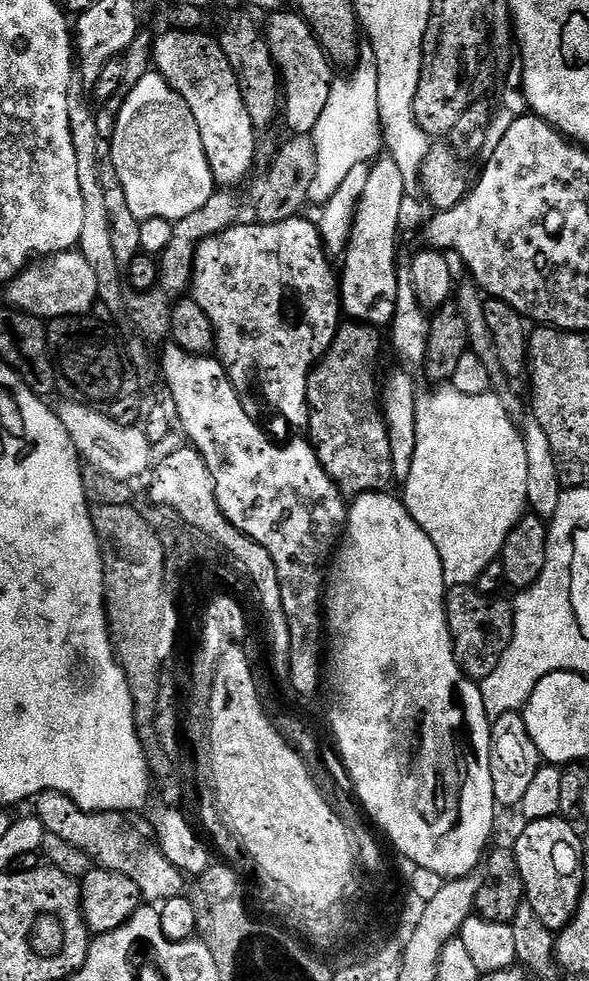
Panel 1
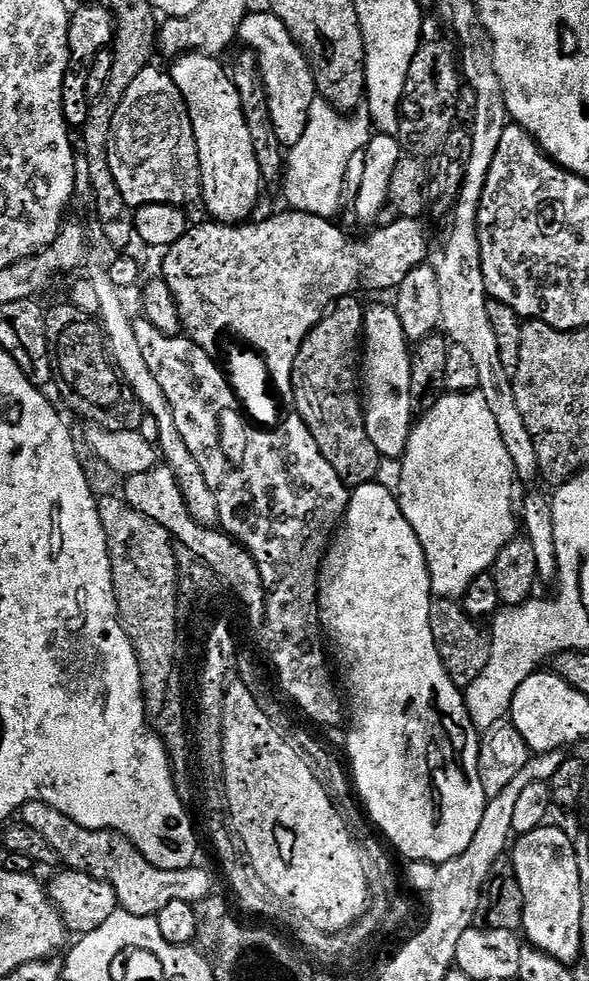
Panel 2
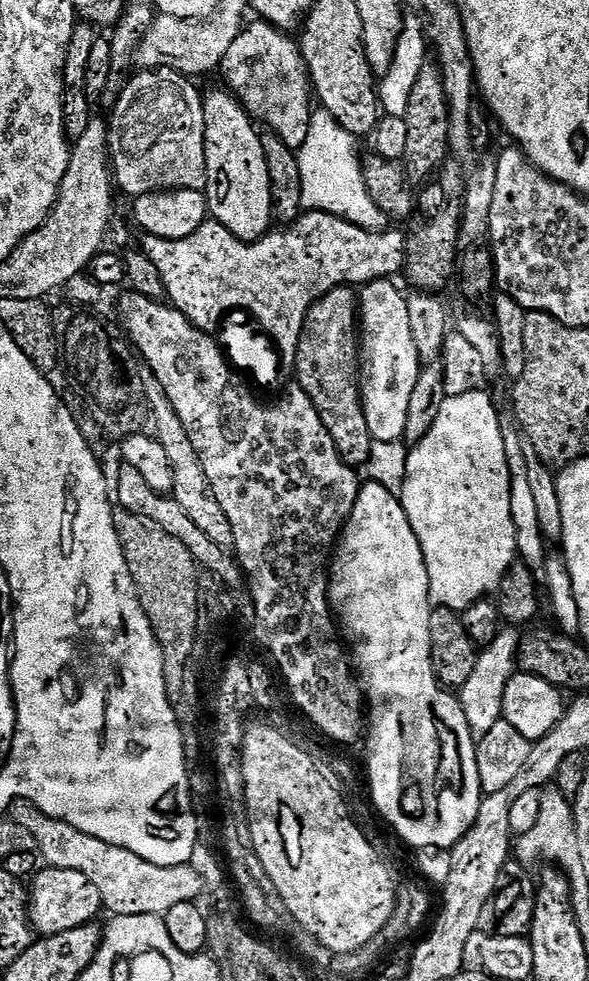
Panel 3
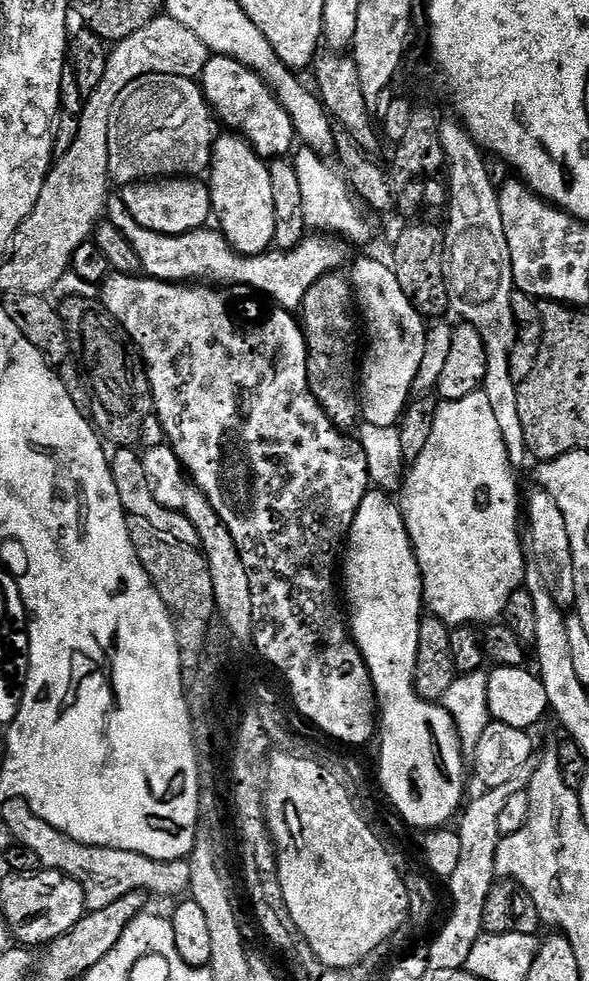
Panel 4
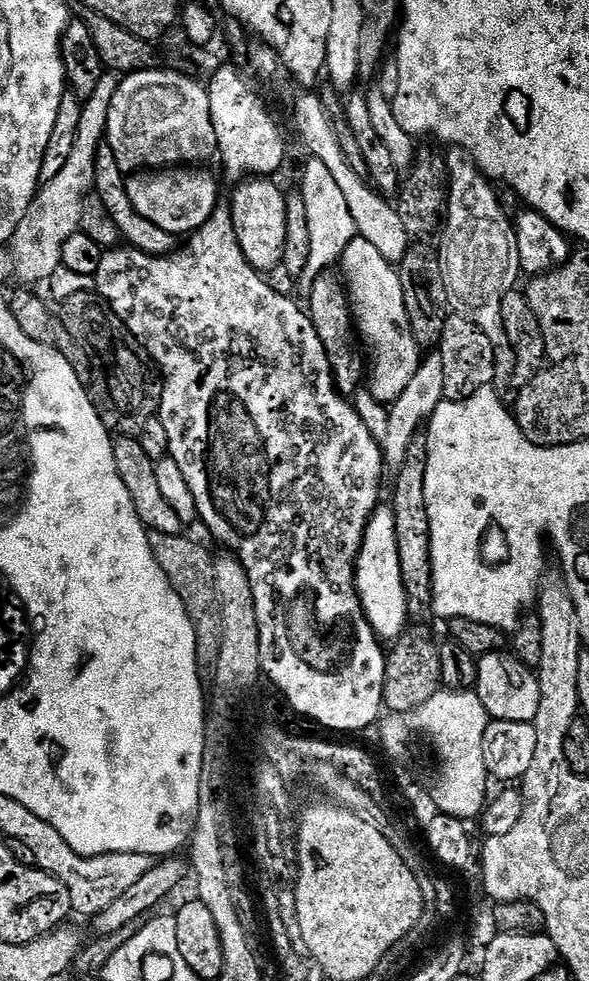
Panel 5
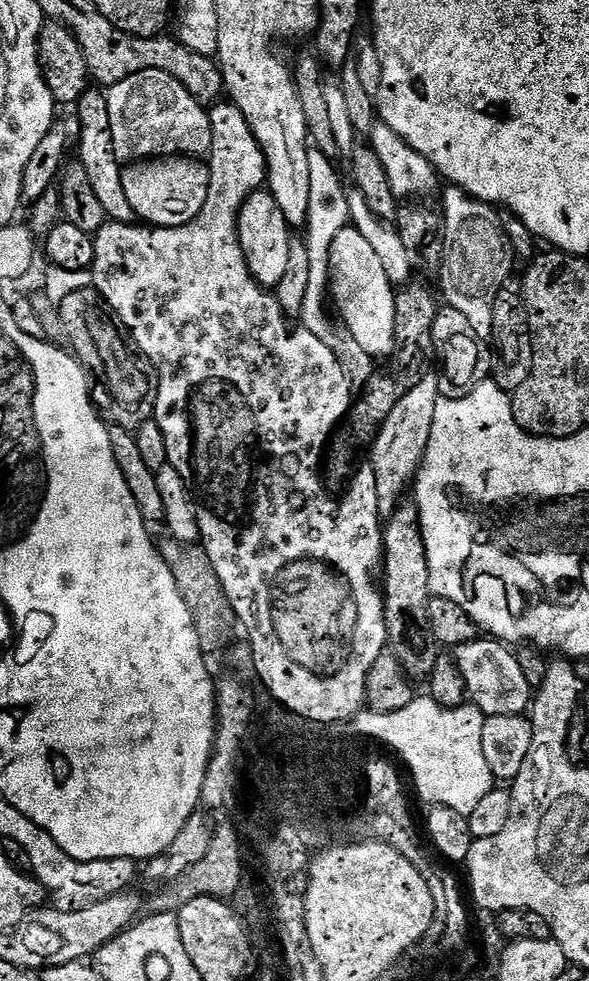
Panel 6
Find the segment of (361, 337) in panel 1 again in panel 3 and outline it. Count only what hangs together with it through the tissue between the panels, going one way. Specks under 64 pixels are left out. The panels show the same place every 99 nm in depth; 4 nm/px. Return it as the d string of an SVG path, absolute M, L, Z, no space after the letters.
M345 286L330 290L312 302L312 308L306 314L303 331L303 352L300 352L300 373L303 376L305 393L314 402L322 418L322 426L330 434L340 459L349 466L364 466L370 458L373 443L370 430L366 426L366 414L360 401L362 383L362 348L358 343L358 292L355 287Z

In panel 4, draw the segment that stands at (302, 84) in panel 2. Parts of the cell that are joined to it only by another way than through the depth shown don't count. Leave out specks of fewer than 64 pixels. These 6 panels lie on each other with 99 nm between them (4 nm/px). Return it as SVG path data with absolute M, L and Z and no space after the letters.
M209 55L204 72L198 77L209 108L215 119L225 124L225 129L239 134L247 140L259 156L265 158L284 158L293 151L292 143L298 137L290 120L290 114L280 105L278 98L268 83L255 72L229 56Z

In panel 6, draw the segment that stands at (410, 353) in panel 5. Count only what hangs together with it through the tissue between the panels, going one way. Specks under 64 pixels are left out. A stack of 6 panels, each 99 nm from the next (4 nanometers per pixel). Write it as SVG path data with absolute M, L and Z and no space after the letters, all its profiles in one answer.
M349 226L334 238L334 246L330 246L330 300L340 311L339 319L354 334L358 346L366 350L374 358L391 357L398 347L396 339L396 292L386 278L386 270L382 270L382 262L378 262L378 254L370 247L370 242L362 238L355 227Z

